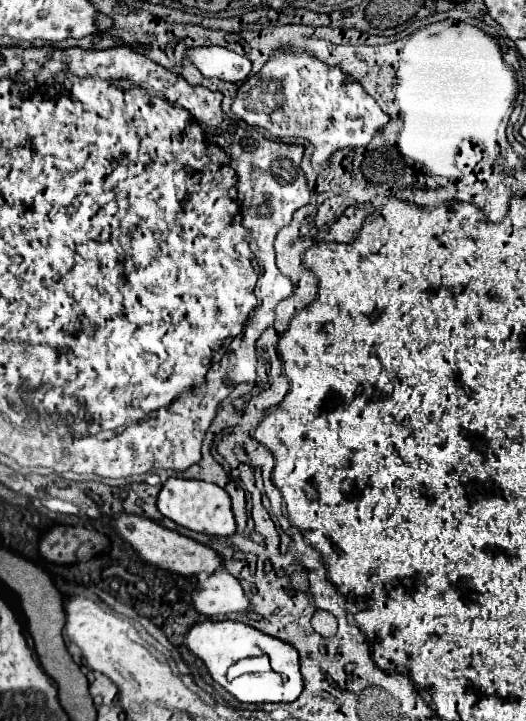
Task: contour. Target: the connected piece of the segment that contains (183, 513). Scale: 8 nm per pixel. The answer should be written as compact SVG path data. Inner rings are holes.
M170 477L160 489L156 505L164 517L172 519L174 523L178 523L186 529L206 533L206 535L218 535L218 537L228 537L228 535L236 533L234 515L230 509L230 497L222 487L218 487L214 483Z

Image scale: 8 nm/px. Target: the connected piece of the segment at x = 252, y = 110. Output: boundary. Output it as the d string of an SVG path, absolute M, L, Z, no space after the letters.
M280 45L274 47L266 65L252 77L244 79L238 87L232 111L246 121L250 127L260 127L270 131L274 137L302 137L314 145L312 163L328 165L330 155L340 147L356 147L366 145L374 137L374 133L384 127L390 117L378 107L378 103L362 89L362 85L344 75L340 67L330 67L316 59L310 49L294 47L294 45Z

